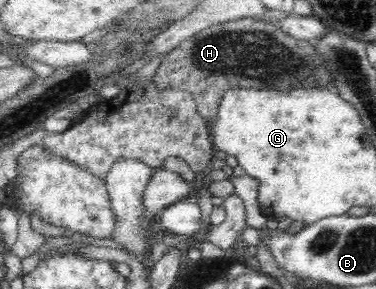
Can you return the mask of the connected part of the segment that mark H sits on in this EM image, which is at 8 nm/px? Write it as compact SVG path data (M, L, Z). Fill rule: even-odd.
M259 16L216 24L182 41L163 57L161 67L157 68L156 87L161 88L161 91L165 91L166 88L179 88L181 91L192 92L197 111L209 123L209 127L216 120L218 103L229 88L265 87L265 83L293 83L293 79L297 79L297 83L305 83L305 79L321 79L321 83L325 85L315 87L334 87L334 83L329 83L333 81L333 76L325 70L324 62L321 62L320 55L311 42L287 35L274 21L256 21L255 17Z

